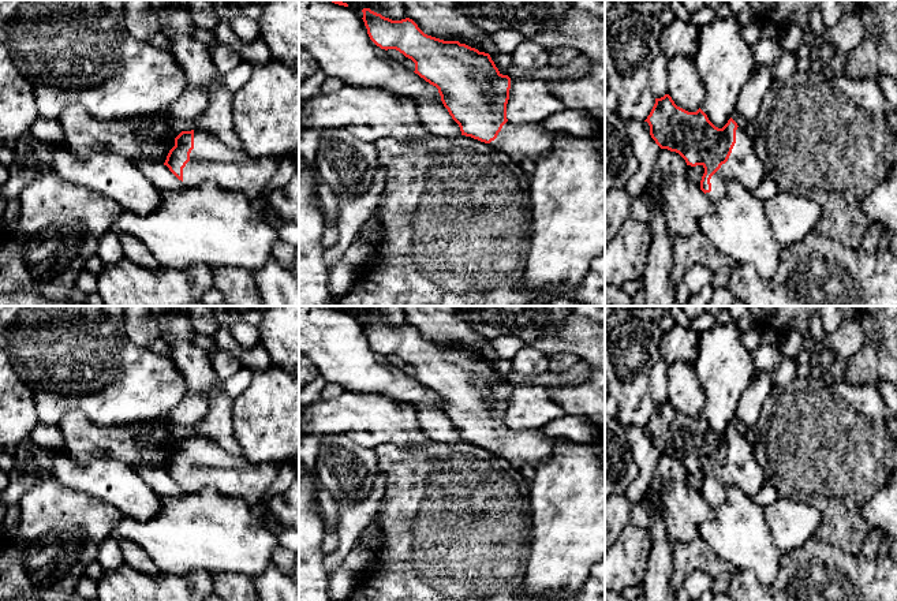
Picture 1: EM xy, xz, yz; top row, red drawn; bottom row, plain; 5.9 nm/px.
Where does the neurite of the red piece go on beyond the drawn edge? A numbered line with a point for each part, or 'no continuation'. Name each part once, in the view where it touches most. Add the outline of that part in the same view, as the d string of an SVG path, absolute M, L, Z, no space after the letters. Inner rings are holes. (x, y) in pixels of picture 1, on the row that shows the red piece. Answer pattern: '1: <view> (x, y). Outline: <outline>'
1: yz (744, 165). Outline: M737 127L732 153L711 176L711 191L706 195L715 204L725 194L728 180L737 180L752 191L766 176L765 165L754 149L752 139L743 127Z

